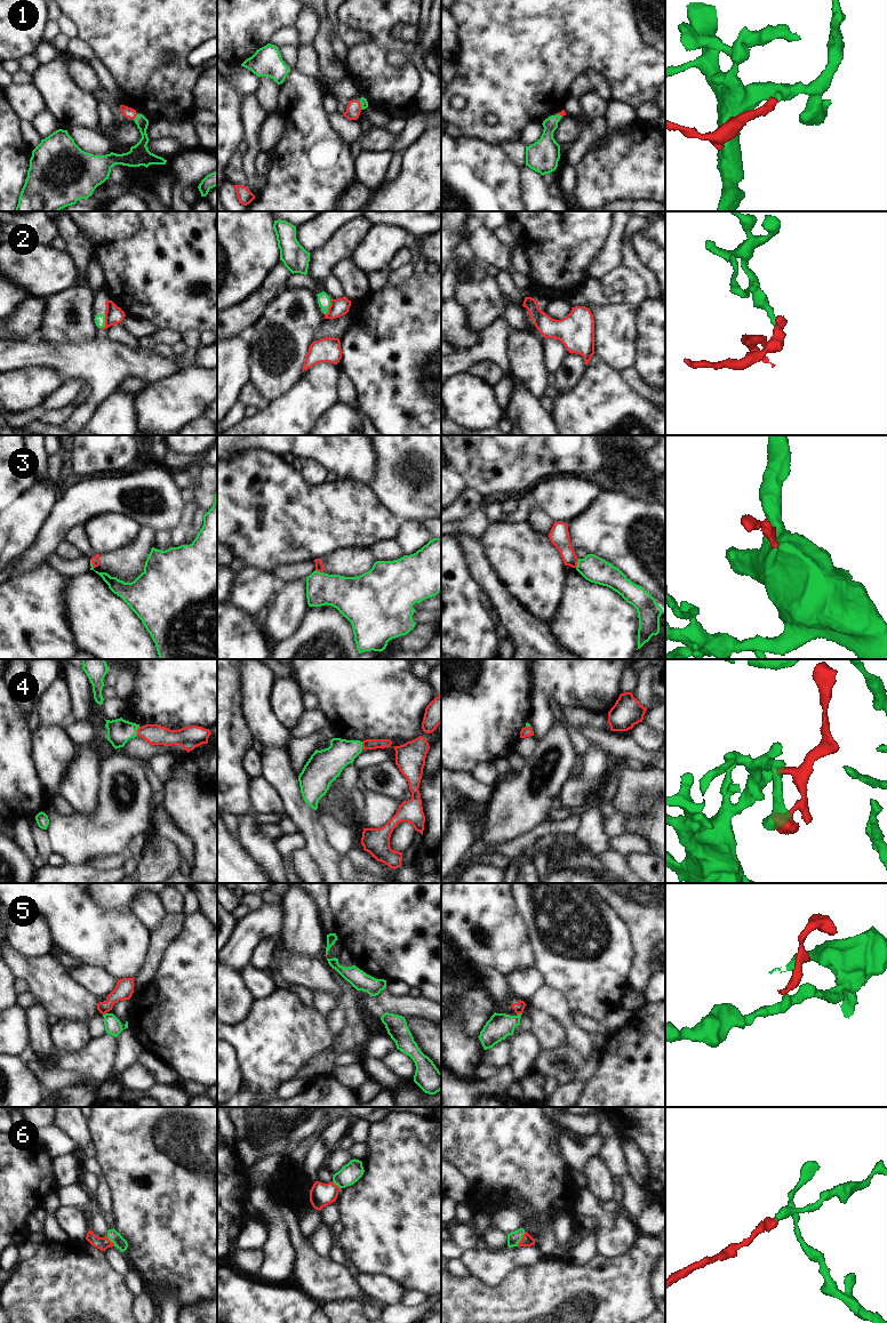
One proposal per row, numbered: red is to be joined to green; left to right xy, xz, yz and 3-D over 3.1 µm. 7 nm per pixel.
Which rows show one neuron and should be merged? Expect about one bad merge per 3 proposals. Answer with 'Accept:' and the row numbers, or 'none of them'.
Accept: 1, 4, 6

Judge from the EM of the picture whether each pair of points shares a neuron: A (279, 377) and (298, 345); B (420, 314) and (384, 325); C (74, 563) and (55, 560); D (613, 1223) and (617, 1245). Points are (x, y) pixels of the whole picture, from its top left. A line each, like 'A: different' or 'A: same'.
A: same
B: same
C: same
D: same

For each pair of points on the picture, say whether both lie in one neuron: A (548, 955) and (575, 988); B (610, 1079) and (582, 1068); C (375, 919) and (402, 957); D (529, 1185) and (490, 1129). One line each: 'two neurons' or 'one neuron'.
A: one neuron
B: two neurons
C: one neuron
D: one neuron

